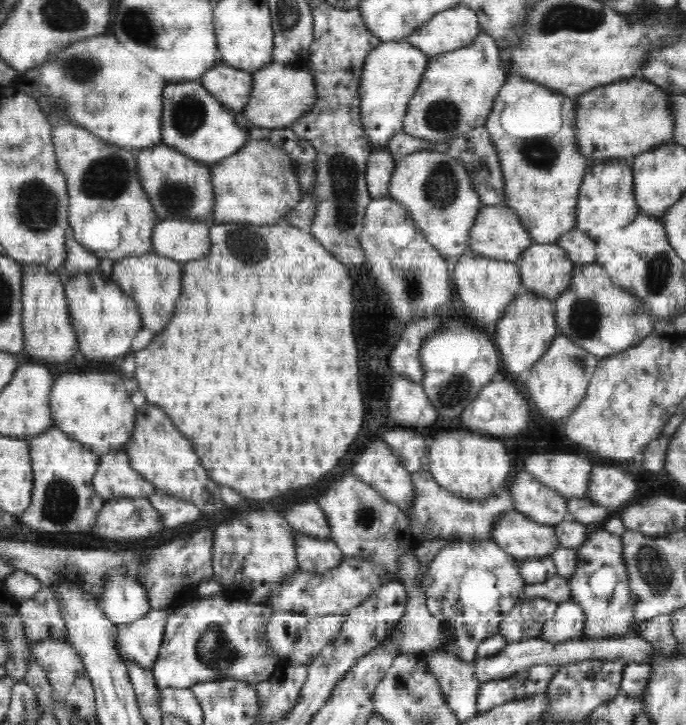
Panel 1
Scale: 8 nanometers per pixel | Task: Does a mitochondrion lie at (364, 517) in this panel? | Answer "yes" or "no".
yes

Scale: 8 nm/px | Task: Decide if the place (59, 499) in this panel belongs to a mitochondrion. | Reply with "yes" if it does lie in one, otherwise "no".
yes

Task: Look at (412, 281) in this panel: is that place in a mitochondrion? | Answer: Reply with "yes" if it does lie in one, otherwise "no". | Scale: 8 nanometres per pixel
yes

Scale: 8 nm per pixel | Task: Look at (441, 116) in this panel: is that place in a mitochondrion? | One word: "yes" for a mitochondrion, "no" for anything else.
yes

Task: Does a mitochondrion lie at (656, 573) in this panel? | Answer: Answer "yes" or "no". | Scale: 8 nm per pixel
yes

